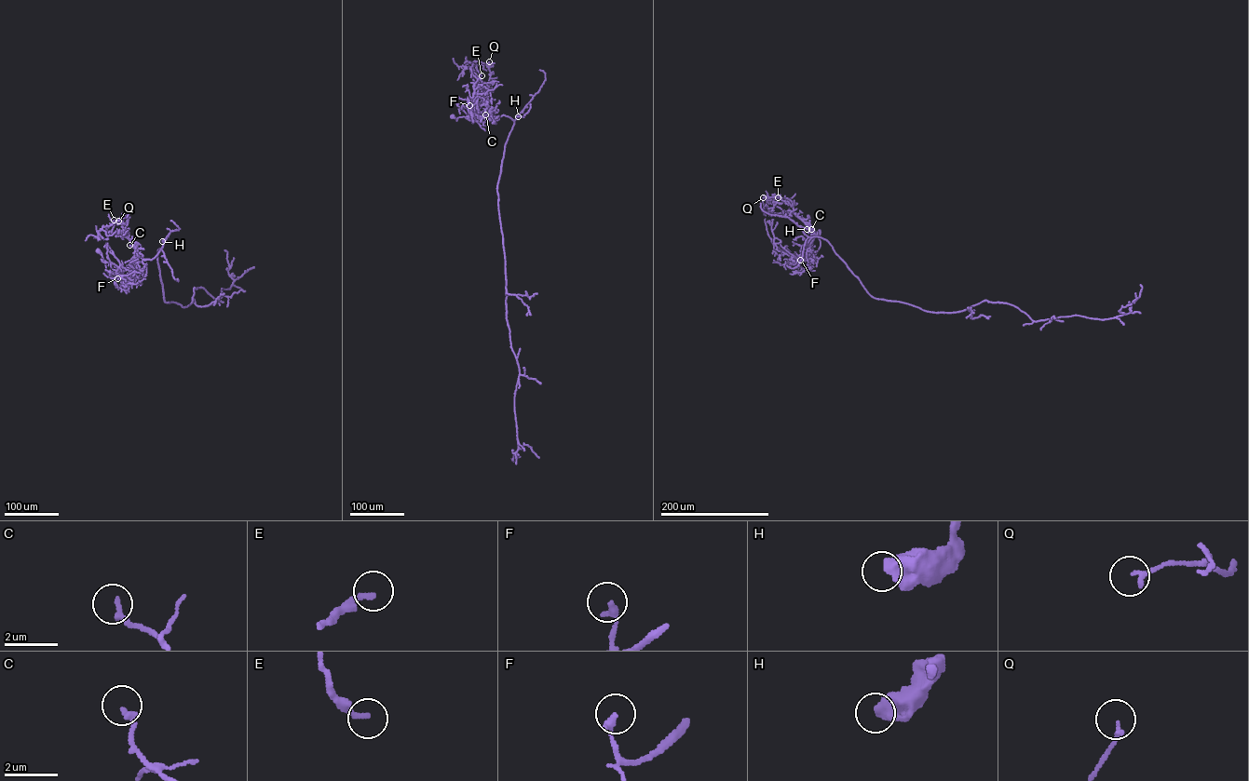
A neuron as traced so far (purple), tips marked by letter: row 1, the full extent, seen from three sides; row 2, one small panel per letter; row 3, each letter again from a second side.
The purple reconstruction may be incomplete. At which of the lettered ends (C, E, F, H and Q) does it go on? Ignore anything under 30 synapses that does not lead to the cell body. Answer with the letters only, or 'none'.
none

